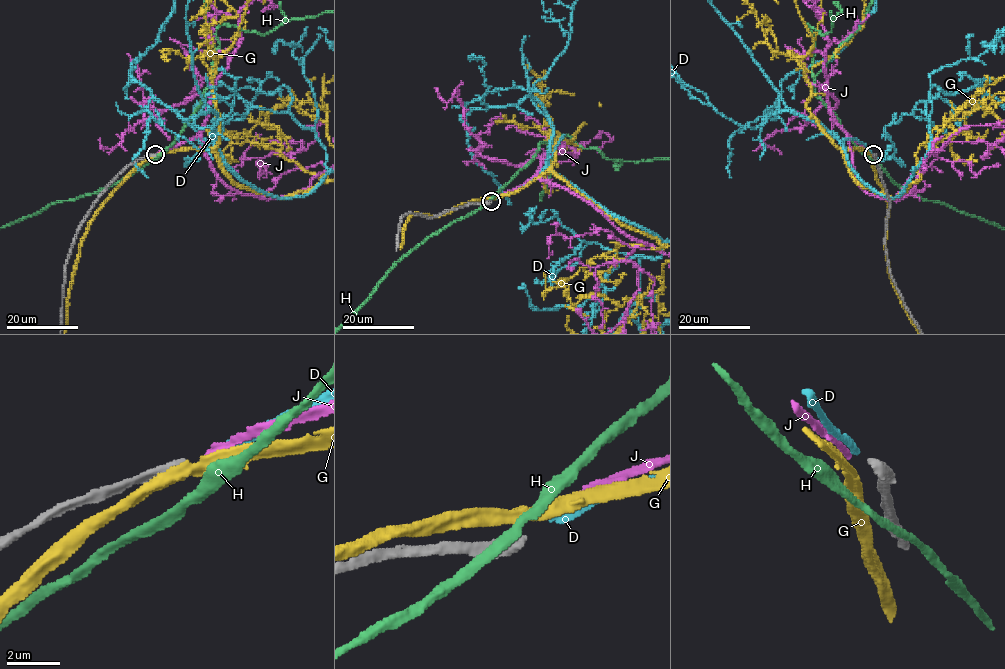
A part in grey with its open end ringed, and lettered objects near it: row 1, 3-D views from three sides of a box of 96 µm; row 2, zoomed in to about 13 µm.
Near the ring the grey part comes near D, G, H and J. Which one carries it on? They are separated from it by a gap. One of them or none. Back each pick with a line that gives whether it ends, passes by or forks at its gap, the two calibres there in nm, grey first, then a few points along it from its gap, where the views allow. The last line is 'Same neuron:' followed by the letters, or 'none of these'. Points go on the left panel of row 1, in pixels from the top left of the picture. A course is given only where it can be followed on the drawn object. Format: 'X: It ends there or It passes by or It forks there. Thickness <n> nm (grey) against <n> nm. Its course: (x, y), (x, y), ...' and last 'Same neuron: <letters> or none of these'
D: It ends there. Thickness 480 nm (grey) against 280 nm
Same neuron: D

